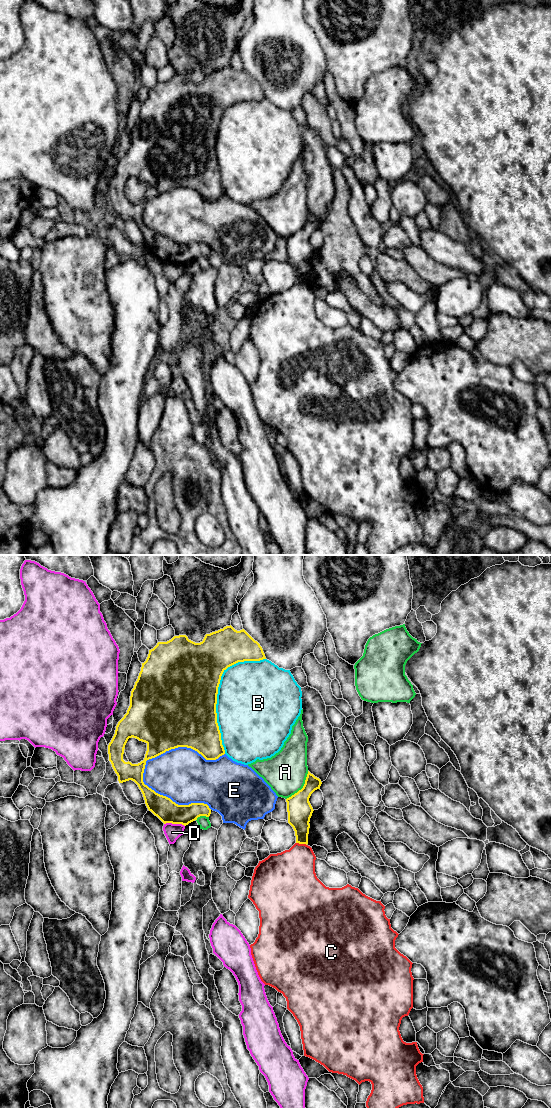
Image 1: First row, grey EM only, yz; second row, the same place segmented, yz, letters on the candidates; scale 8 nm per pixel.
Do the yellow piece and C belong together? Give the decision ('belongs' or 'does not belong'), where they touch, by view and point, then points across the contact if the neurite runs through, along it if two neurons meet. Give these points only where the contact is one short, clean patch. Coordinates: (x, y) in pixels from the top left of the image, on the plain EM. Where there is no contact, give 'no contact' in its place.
does not belong; meets yellow in yz at (301, 283); border along yz (296, 282), (306, 285)

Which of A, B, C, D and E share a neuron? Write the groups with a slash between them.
A / B / C / D / E

